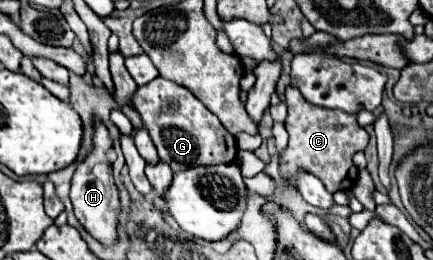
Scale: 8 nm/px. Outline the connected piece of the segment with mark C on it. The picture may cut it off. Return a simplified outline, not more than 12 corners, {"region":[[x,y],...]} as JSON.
{"region":[[287,87],[281,177],[309,171],[329,193],[357,181],[369,135],[355,113]]}

